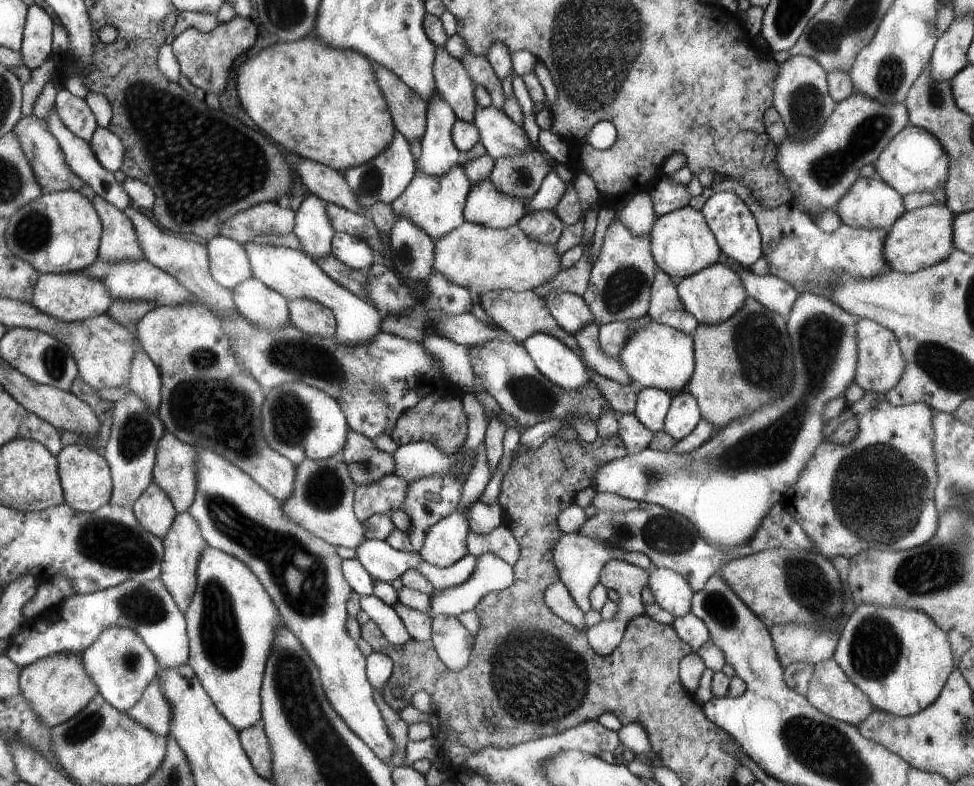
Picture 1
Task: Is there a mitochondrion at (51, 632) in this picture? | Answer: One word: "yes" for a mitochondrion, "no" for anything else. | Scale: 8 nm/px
no

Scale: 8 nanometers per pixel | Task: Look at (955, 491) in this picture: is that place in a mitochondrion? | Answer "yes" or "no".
yes

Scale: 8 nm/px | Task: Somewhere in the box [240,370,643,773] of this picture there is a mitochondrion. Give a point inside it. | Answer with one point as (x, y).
(531, 673)

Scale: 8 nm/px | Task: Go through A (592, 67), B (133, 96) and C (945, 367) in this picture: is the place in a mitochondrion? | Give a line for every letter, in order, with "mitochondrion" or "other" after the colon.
A: mitochondrion
B: mitochondrion
C: mitochondrion

